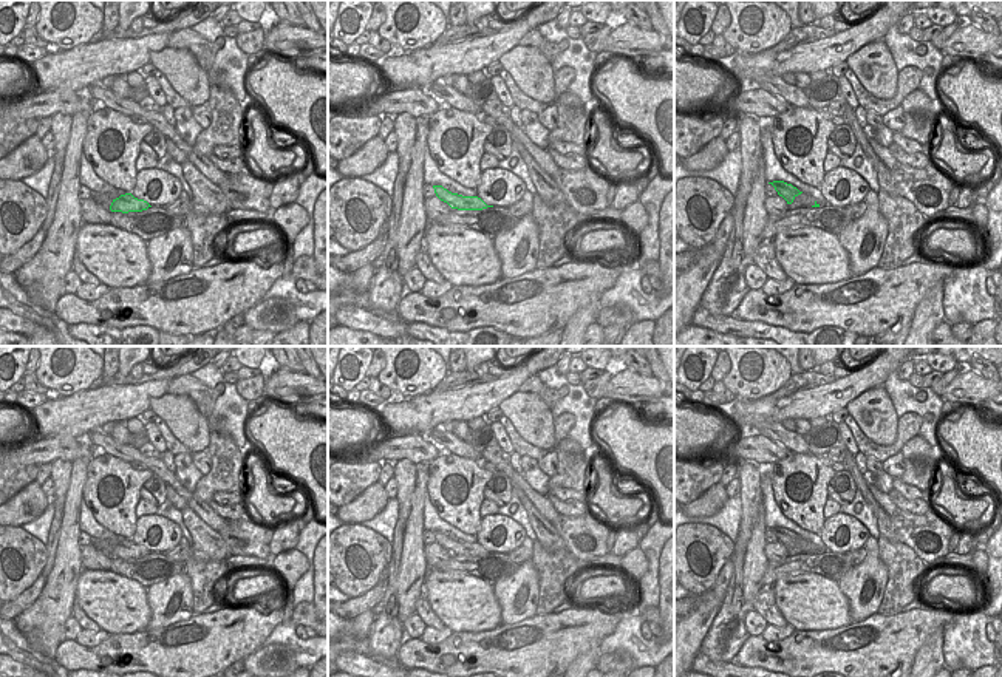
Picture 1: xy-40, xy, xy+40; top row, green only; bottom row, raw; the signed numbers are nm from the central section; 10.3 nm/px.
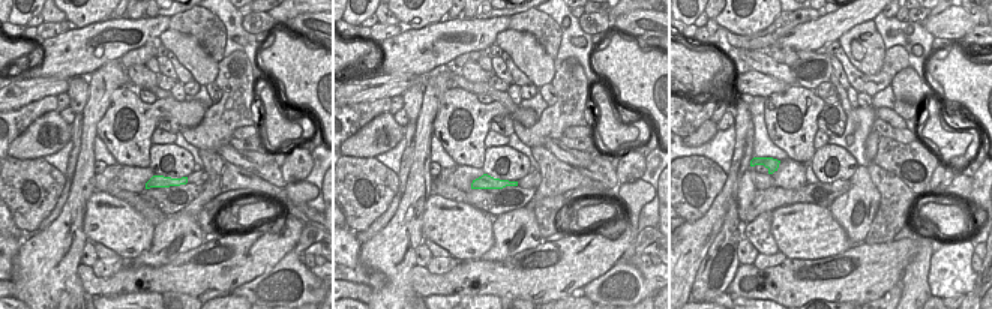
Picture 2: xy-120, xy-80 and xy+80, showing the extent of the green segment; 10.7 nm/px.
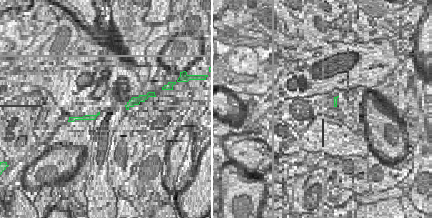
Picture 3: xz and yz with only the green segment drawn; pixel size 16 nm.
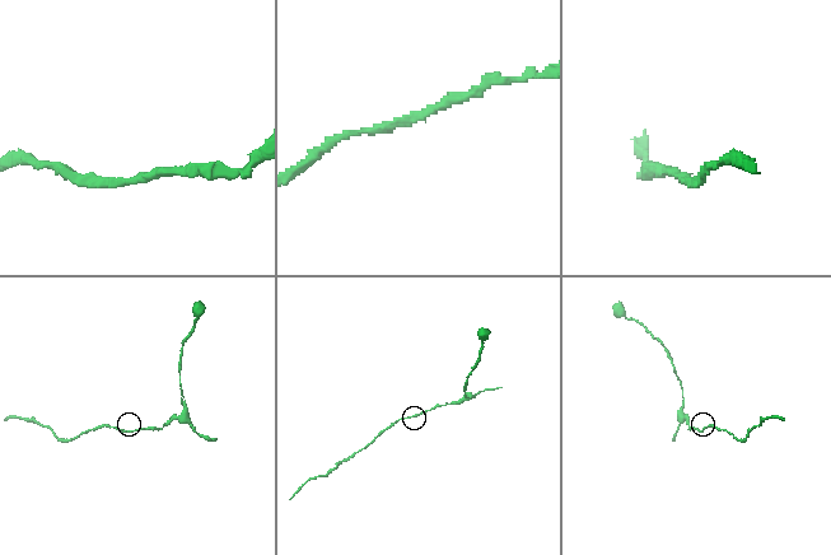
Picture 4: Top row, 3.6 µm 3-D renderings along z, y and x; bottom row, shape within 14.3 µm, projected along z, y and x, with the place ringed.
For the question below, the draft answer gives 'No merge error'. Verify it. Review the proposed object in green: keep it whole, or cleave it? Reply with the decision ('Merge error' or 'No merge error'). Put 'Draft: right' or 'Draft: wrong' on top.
Draft: right
No merge error.

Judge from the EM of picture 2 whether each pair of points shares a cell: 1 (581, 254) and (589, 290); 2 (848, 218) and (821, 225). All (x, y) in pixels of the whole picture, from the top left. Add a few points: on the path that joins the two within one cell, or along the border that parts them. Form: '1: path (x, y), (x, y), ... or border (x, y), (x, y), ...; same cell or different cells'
1: border (616, 261), (602, 275), (571, 293); different cells
2: border (827, 209), (853, 243); different cells

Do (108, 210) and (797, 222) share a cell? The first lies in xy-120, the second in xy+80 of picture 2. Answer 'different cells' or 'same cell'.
same cell

